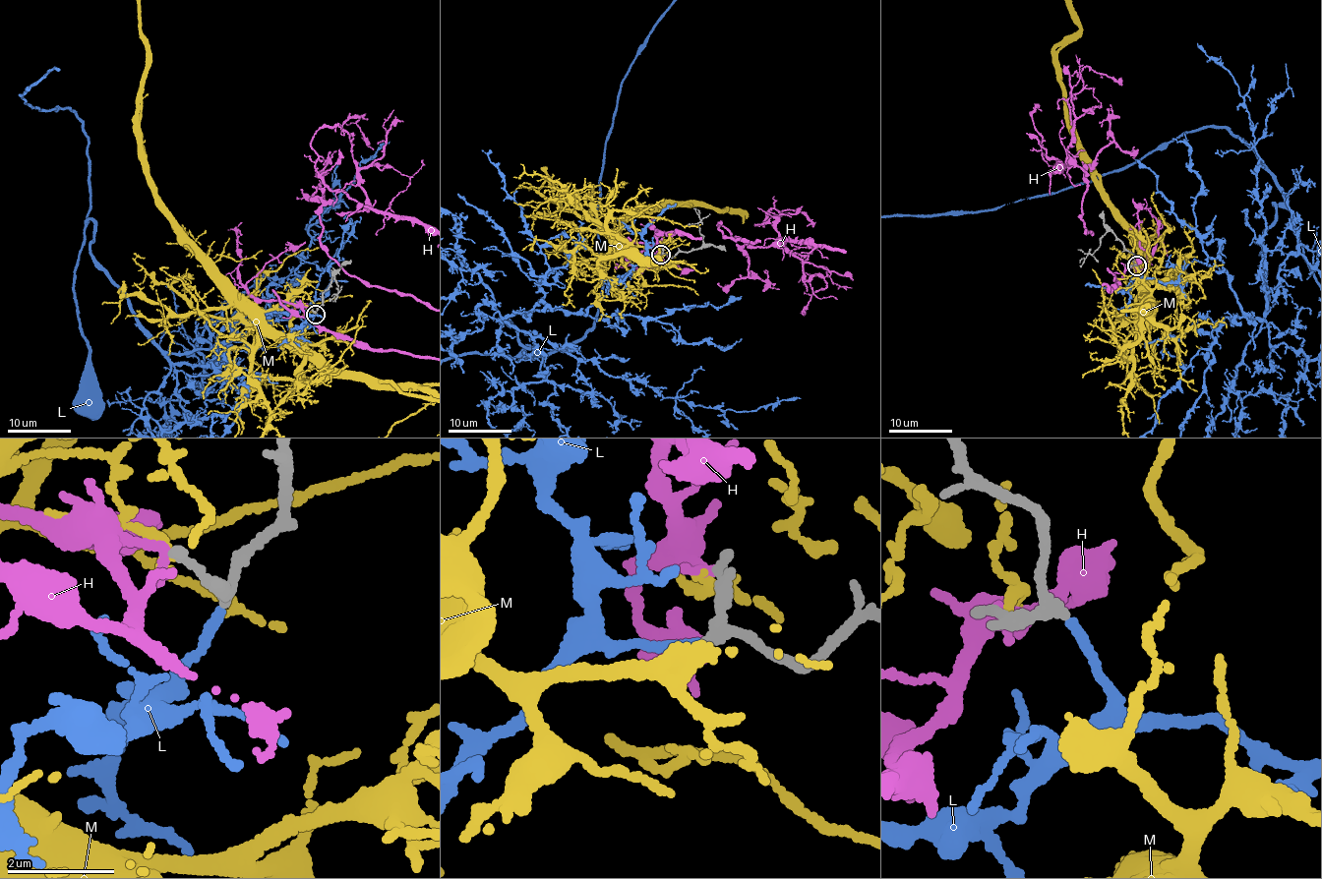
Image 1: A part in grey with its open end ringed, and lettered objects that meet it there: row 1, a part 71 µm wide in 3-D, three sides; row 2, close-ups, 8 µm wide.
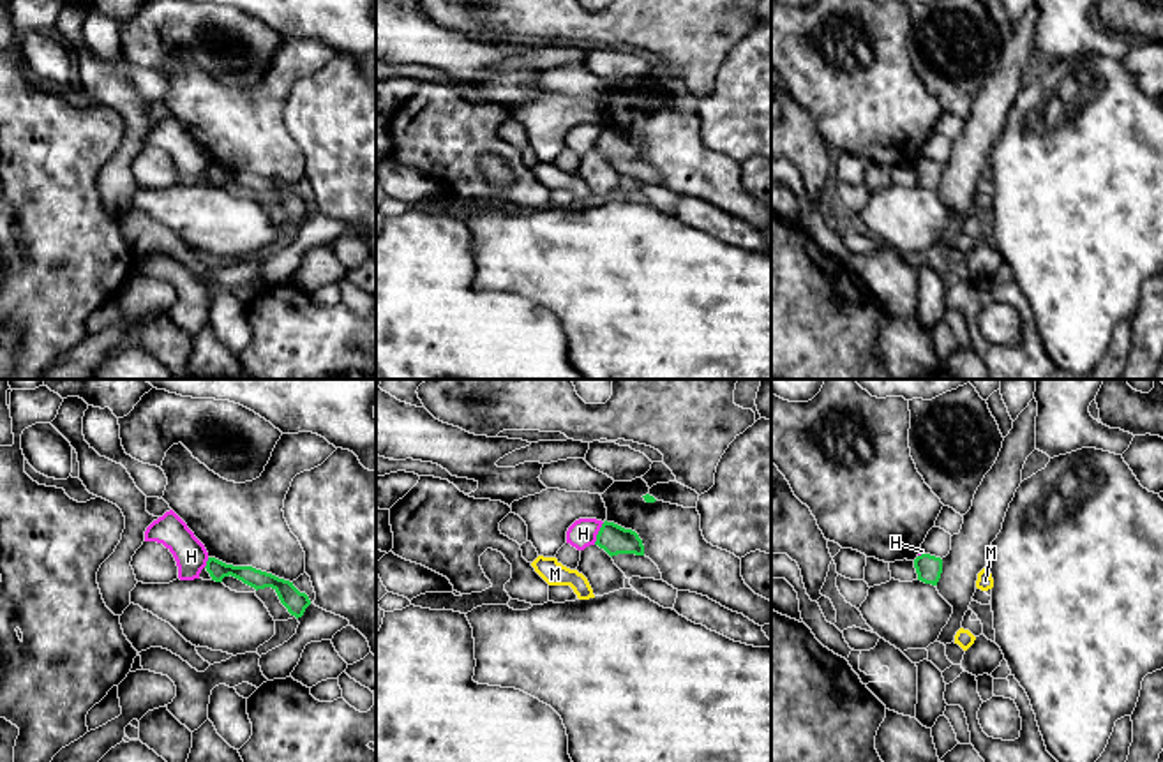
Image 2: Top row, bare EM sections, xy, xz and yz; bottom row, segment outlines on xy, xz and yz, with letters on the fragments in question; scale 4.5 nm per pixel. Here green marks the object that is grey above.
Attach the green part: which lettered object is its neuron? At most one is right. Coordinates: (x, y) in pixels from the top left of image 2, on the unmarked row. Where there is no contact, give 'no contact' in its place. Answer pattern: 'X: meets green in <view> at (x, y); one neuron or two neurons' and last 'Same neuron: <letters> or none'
H: meets green in xz at (599, 138); two neurons
L: no contact; one neuron
M: no contact; two neurons
Same neuron: L

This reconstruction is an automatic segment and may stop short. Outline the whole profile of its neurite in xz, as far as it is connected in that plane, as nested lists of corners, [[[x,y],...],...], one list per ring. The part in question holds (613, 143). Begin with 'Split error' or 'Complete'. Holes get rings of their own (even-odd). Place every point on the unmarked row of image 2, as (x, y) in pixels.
Complete. [[[607,125],[602,129],[595,150],[604,153],[611,162],[618,159],[644,161],[642,145],[635,136]]]

